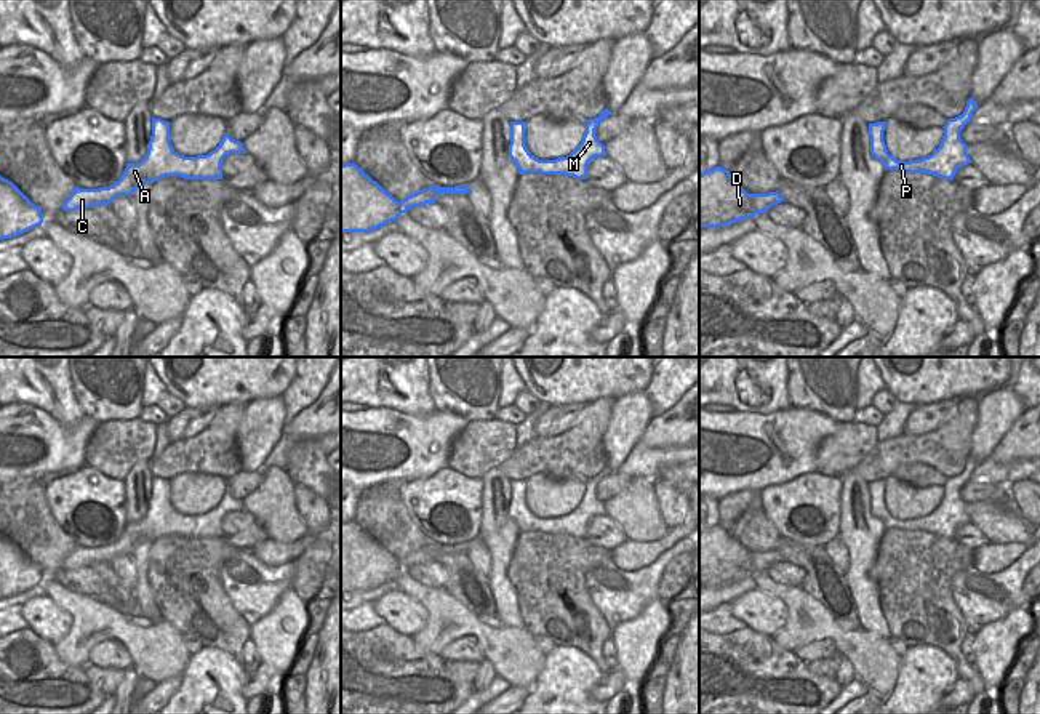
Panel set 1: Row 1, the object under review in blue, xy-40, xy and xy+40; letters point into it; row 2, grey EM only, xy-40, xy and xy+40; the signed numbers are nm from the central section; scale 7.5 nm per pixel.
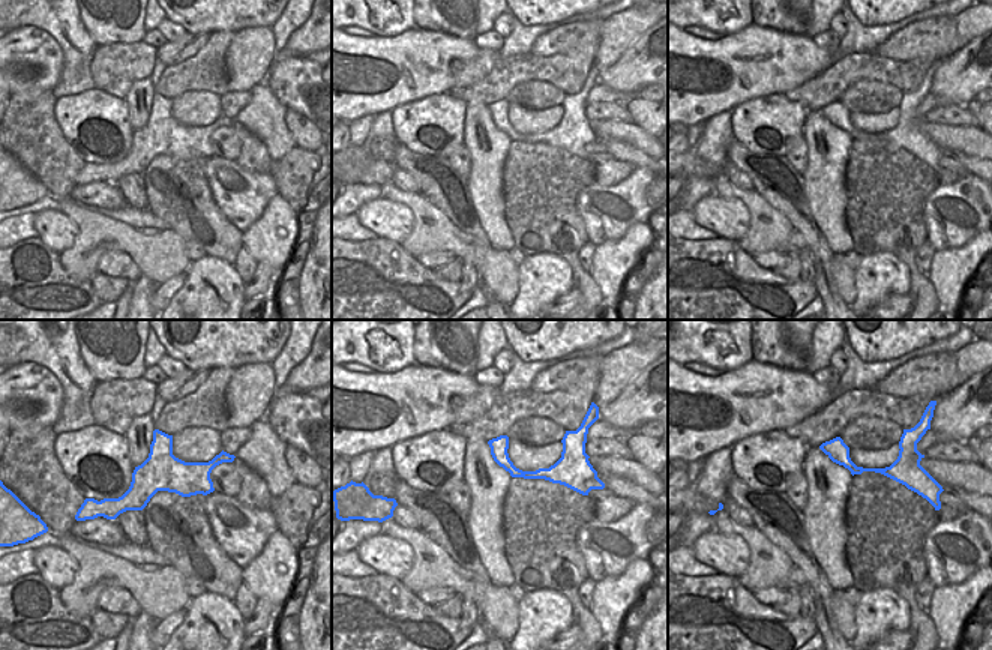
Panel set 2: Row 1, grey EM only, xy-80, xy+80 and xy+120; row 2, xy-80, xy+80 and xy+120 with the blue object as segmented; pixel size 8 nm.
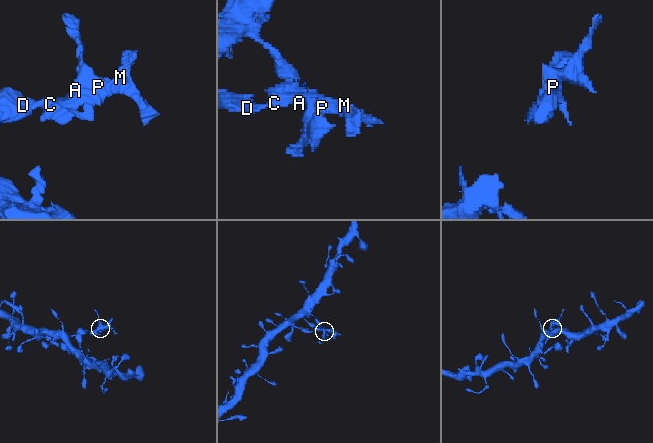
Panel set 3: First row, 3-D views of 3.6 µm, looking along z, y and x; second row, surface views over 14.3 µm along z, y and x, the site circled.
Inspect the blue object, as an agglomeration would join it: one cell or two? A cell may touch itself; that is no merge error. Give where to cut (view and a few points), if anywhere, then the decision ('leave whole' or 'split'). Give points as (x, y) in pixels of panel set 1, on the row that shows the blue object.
xy (437, 189), (428, 202) | split

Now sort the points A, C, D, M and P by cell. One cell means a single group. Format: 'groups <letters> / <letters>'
groups A C M P / D

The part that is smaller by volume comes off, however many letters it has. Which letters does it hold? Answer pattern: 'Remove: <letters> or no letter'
Remove: A, C, M, P.

